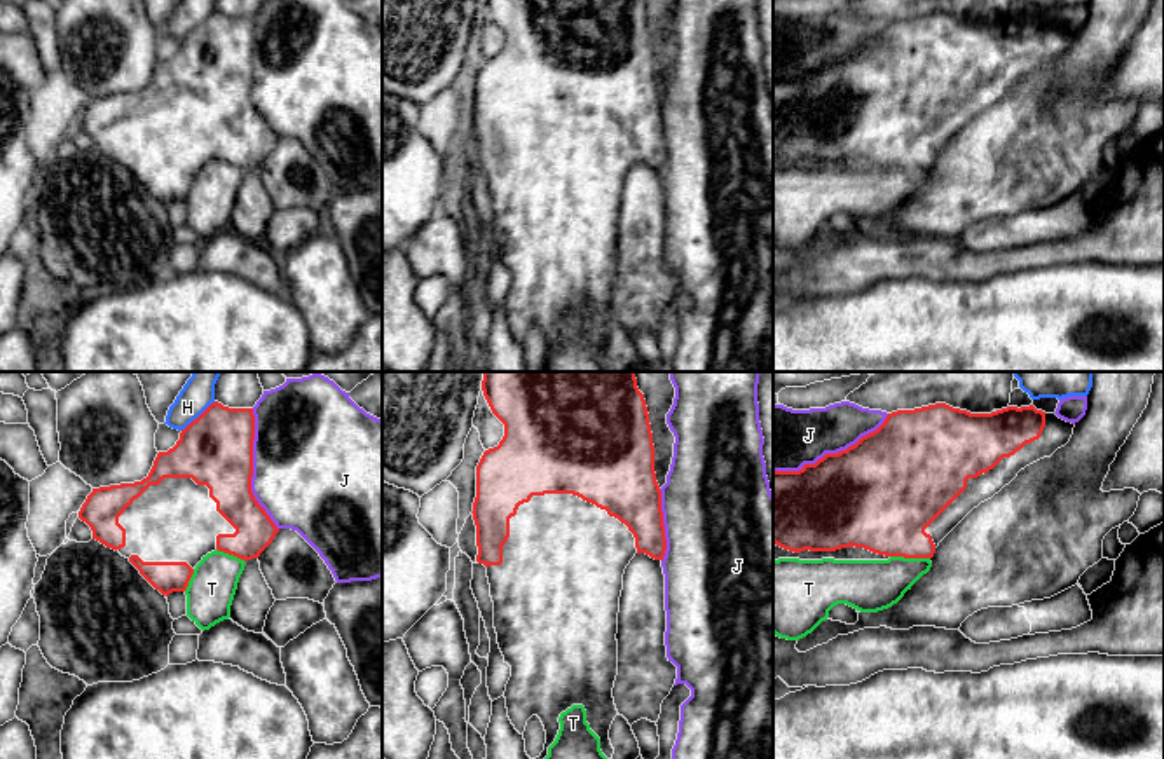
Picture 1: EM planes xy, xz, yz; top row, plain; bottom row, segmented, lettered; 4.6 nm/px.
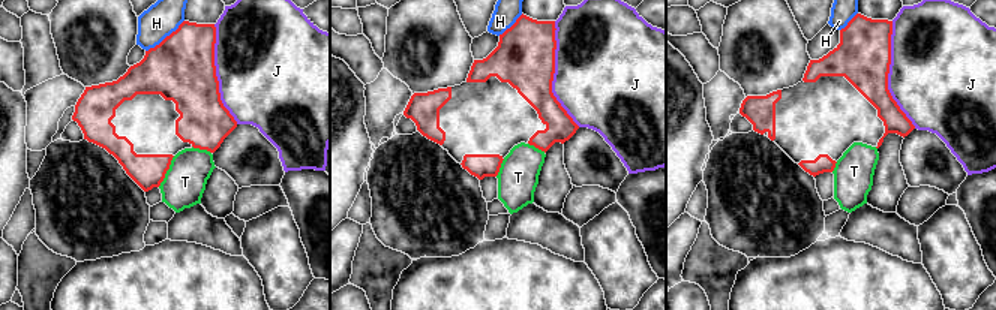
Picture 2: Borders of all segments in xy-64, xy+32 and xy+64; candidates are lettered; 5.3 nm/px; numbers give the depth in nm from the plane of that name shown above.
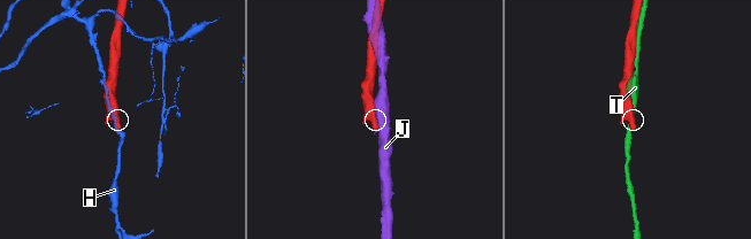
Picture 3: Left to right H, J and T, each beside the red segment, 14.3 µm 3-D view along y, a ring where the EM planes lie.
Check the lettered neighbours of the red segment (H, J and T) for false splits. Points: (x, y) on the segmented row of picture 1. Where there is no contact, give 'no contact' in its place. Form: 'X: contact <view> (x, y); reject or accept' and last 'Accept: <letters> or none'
H: contact xy (199, 416); reject
J: contact xy (252, 470); reject
T: contact yz (910, 557); reject
Accept: none

